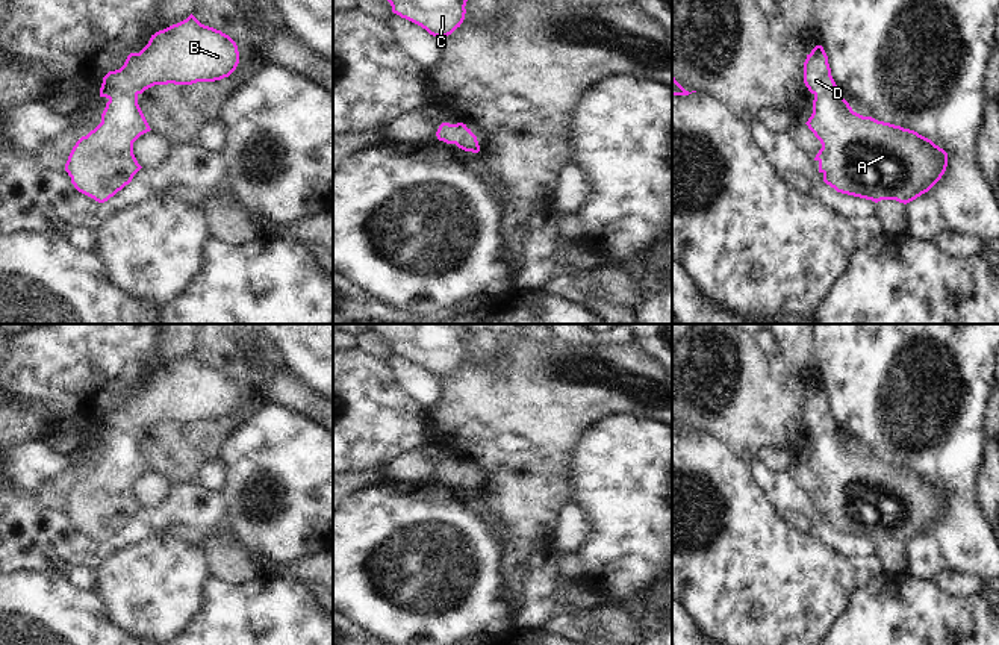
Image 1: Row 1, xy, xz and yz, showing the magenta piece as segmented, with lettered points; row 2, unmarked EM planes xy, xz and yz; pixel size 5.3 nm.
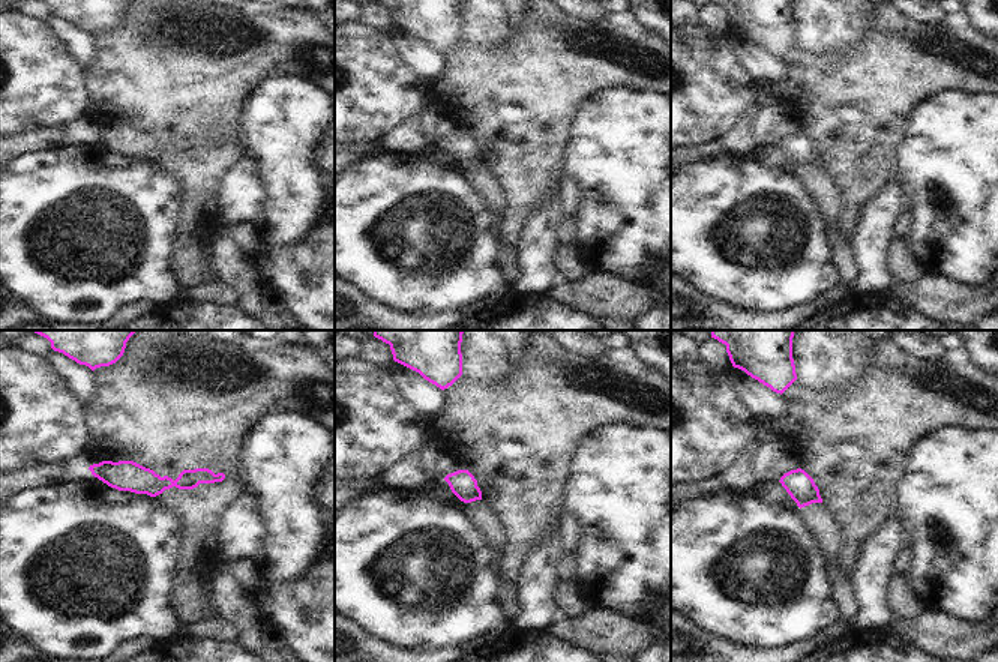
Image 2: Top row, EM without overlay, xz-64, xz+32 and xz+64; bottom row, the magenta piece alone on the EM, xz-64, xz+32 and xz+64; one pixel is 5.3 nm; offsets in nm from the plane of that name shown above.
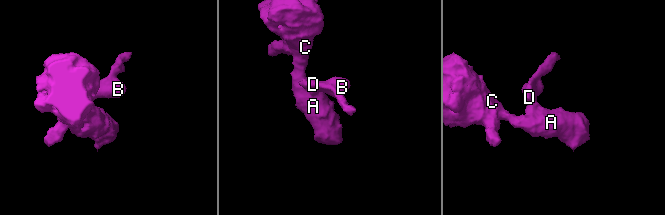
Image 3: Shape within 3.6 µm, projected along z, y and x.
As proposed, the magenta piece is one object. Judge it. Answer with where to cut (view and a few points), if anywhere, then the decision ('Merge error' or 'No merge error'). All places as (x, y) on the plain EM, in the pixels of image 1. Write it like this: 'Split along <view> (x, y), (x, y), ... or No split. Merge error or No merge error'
No split. No merge error.

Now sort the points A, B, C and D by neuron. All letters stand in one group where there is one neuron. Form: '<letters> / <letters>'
A B C D

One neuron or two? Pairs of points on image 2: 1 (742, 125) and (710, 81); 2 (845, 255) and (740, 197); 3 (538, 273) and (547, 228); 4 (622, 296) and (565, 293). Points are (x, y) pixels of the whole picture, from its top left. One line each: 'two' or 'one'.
1: two
2: two
3: one
4: one

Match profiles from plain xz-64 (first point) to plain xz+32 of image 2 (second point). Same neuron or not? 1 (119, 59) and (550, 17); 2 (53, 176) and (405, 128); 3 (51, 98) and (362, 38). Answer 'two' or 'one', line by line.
1: two
2: two
3: one

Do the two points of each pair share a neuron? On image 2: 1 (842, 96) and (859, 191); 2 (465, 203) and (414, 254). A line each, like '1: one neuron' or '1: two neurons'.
1: one neuron
2: one neuron

